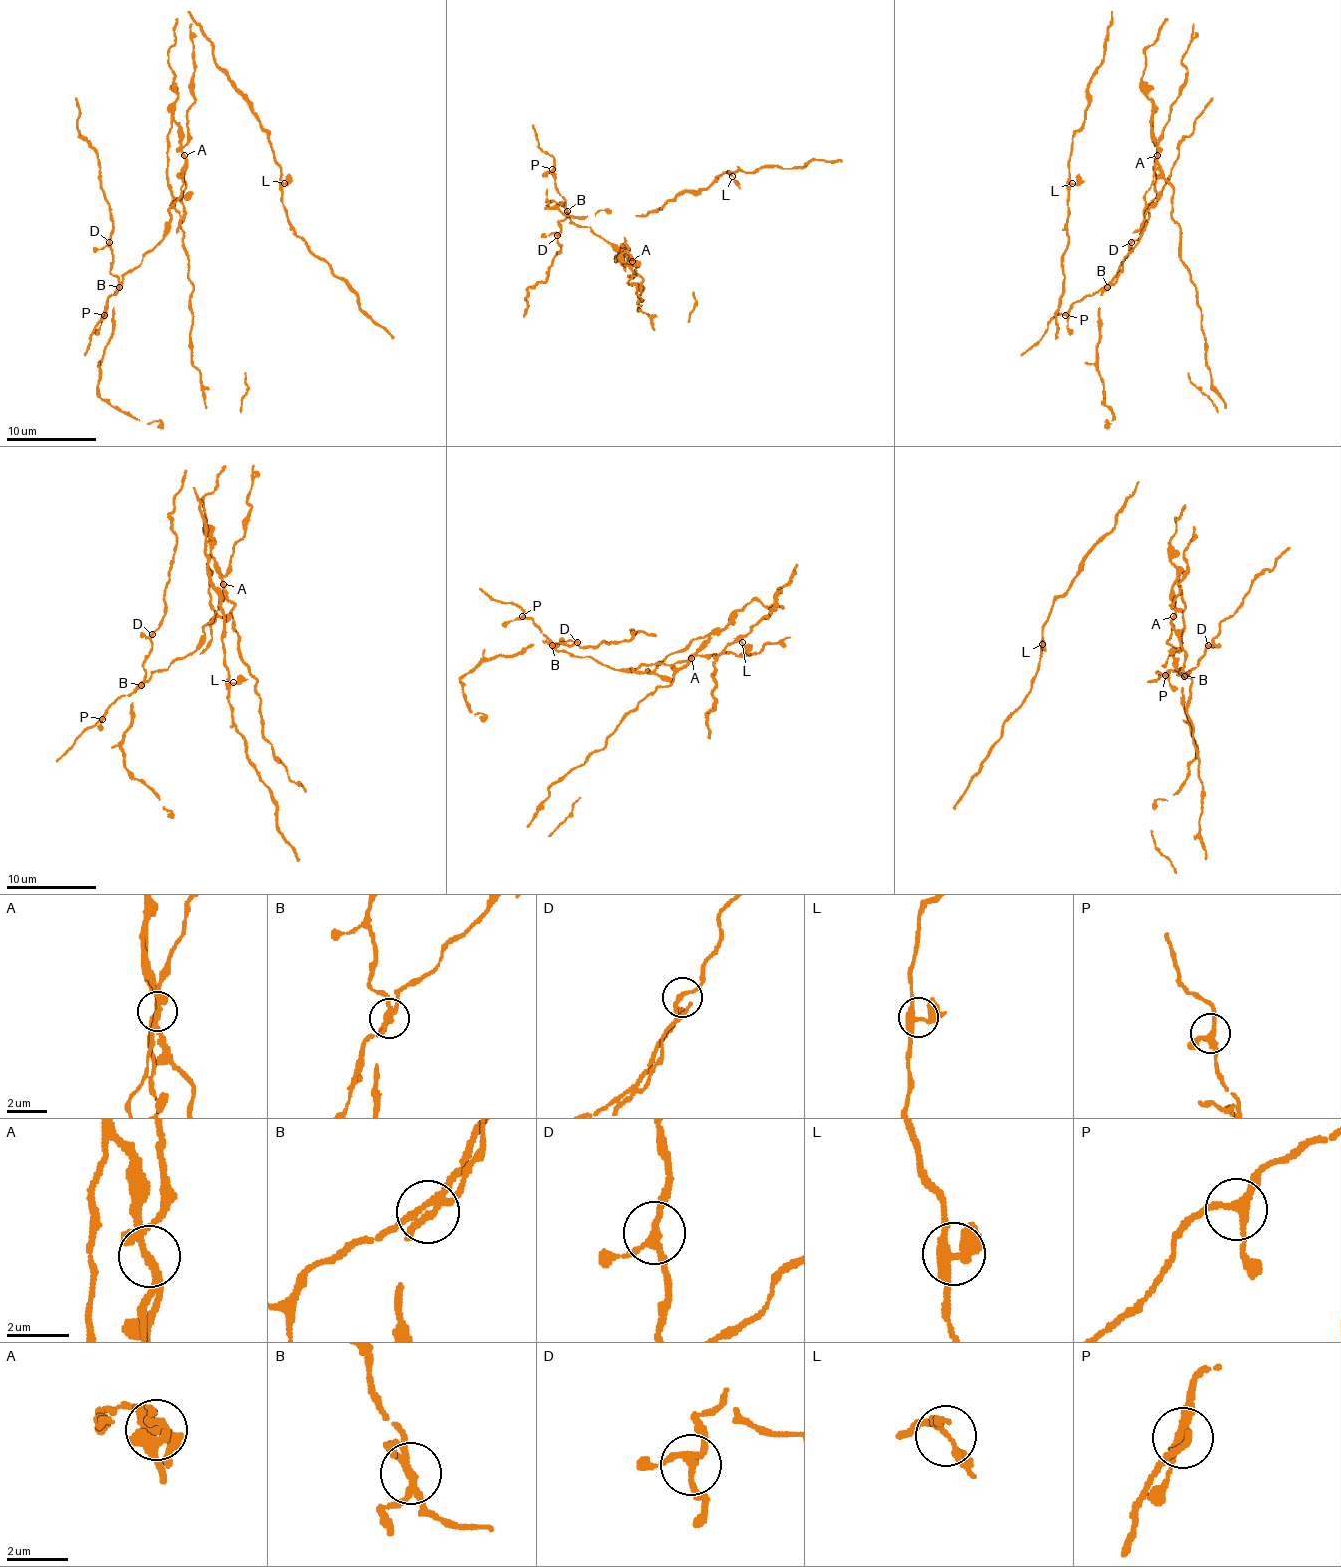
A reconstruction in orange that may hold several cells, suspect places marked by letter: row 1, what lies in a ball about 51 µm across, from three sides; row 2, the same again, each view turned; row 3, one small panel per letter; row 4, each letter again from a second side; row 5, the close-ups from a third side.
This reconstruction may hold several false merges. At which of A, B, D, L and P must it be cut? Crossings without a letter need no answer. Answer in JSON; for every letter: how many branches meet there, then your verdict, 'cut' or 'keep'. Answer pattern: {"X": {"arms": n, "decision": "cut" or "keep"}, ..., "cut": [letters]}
{"A": {"arms": 3, "decision": "cut"}, "B": {"arms": 3, "decision": "cut"}, "D": {"arms": 3, "decision": "keep"}, "L": {"arms": 3, "decision": "keep"}, "P": {"arms": 3, "decision": "keep"}, "cut": ["A", "B"]}

